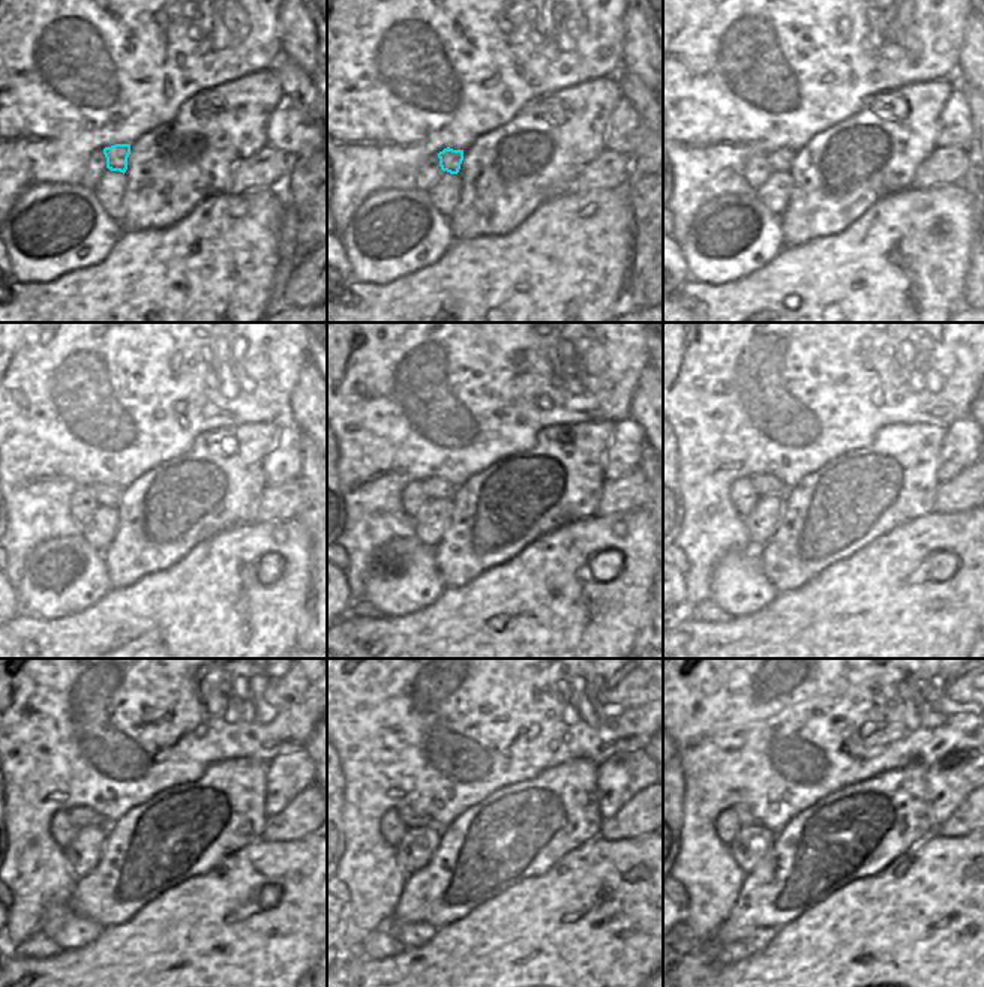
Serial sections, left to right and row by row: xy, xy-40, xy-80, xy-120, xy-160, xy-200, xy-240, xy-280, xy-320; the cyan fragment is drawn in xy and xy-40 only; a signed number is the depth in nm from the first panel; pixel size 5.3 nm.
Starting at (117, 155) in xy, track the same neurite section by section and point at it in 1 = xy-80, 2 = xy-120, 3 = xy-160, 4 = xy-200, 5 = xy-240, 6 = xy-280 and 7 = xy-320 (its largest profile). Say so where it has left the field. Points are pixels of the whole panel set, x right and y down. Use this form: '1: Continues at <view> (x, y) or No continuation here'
1: Continues at xy-80 (780, 161)
2: Continues at xy-120 (107, 497)
3: Continues at xy-160 (434, 488)
4: Continues at xy-200 (765, 485)
5: Continues at xy-240 (80, 816)
6: Continues at xy-280 (411, 819)
7: Continues at xy-320 (743, 812)

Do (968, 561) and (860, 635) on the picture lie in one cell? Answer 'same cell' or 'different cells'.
same cell

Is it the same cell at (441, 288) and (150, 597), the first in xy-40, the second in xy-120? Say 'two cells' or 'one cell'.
one cell

